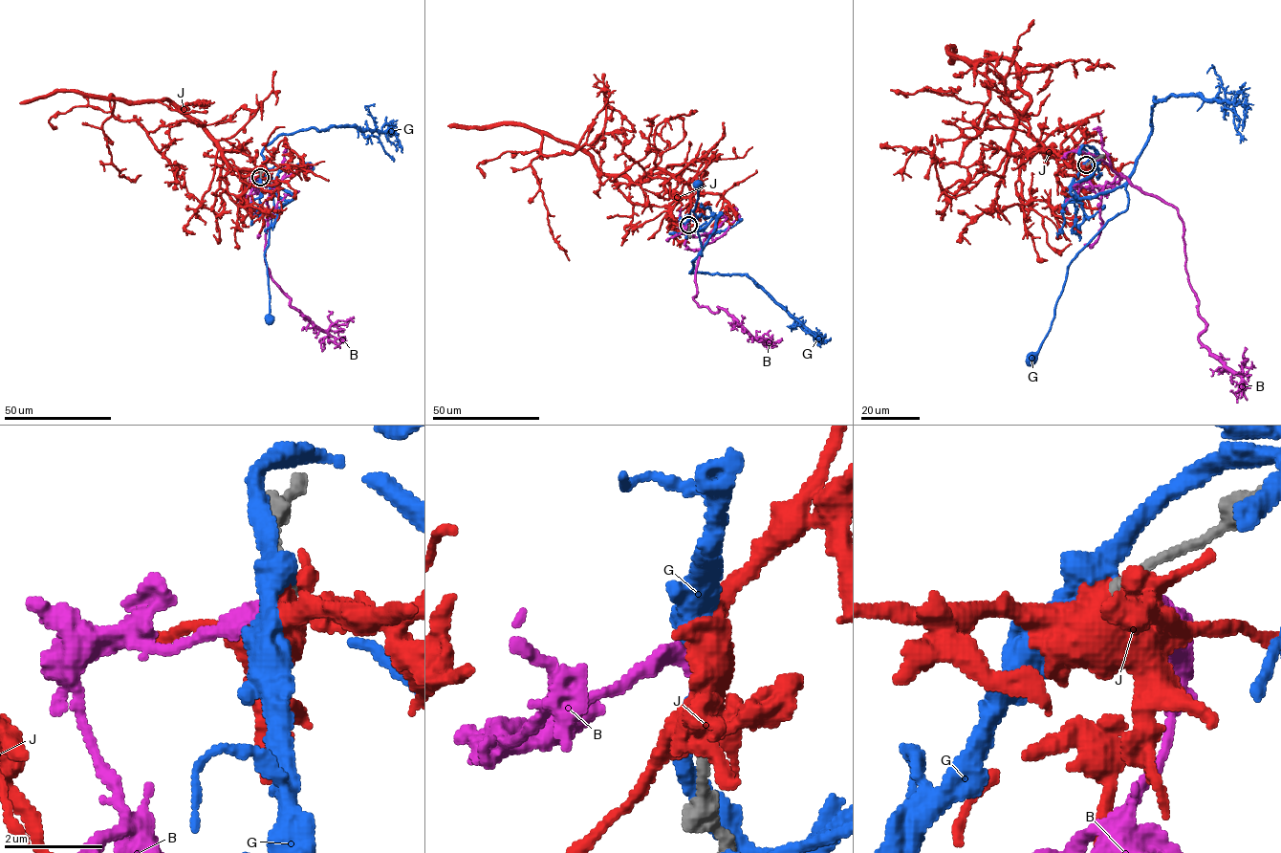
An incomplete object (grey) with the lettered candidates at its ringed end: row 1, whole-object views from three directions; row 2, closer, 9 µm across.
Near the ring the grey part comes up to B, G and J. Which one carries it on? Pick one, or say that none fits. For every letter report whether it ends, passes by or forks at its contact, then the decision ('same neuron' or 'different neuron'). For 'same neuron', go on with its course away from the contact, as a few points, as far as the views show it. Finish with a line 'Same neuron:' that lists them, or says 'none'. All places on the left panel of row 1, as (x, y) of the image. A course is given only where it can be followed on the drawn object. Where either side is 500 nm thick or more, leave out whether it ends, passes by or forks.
B: it ends there; different neuron
G: it passes by; different neuron
J: different neuron
Same neuron: none

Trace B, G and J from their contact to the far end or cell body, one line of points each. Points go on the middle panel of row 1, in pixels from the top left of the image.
B: (688, 225), (680, 227), (685, 245), (700, 251), (693, 298), (711, 311), (727, 311), (755, 338), (781, 338)
G: (688, 225), (691, 231), (703, 229), (721, 213), (702, 255), (697, 216), (692, 210), (698, 198), (697, 185)
J: (688, 225), (680, 178), (606, 176), (544, 134), (541, 152), (603, 130), (594, 74)

